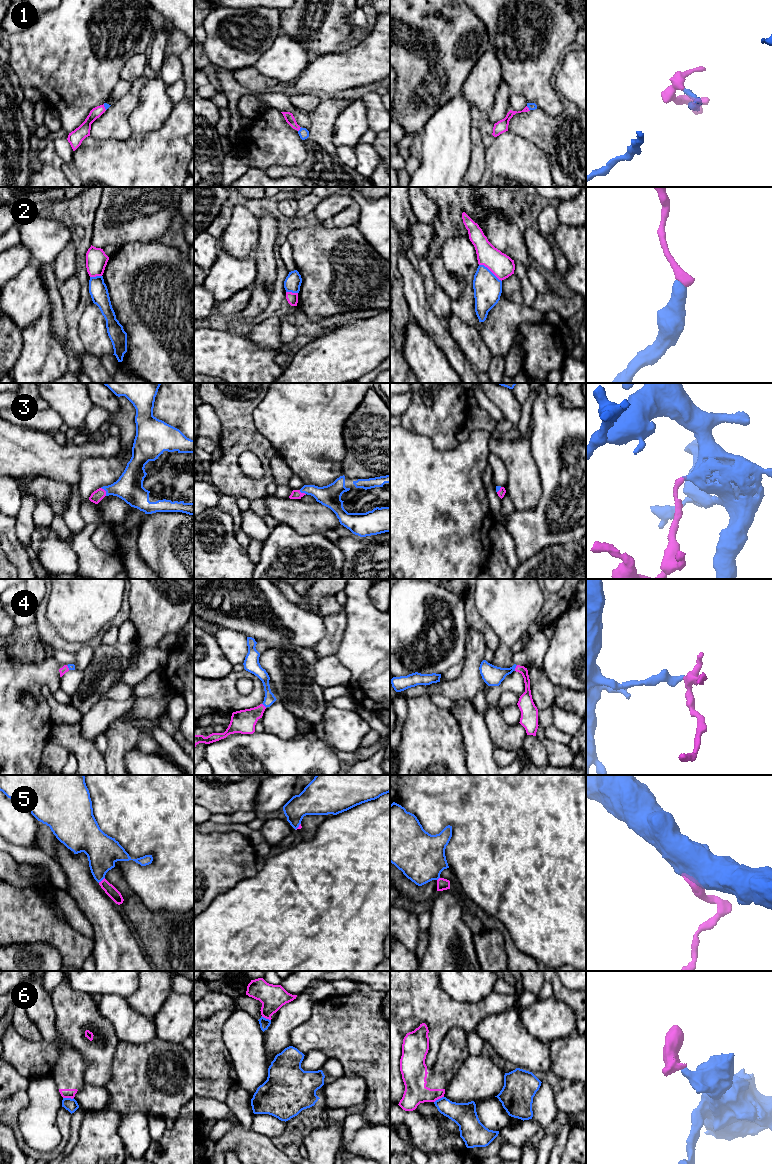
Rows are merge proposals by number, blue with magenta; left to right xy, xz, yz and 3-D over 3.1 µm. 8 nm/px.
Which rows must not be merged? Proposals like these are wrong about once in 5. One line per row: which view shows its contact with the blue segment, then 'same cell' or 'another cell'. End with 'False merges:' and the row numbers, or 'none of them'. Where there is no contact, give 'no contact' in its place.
1: xz | same cell
2: yz | another cell
3: xy | same cell
4: yz | same cell
5: xy | same cell
6: xy | another cell
False merges: 2, 6

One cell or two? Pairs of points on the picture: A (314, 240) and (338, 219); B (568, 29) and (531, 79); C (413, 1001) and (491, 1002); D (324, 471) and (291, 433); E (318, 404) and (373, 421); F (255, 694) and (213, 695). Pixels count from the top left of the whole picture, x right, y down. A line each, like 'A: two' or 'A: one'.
A: two
B: one
C: one
D: one
E: two
F: one

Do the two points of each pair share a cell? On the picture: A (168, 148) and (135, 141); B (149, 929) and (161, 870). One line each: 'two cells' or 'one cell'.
A: one cell
B: two cells

